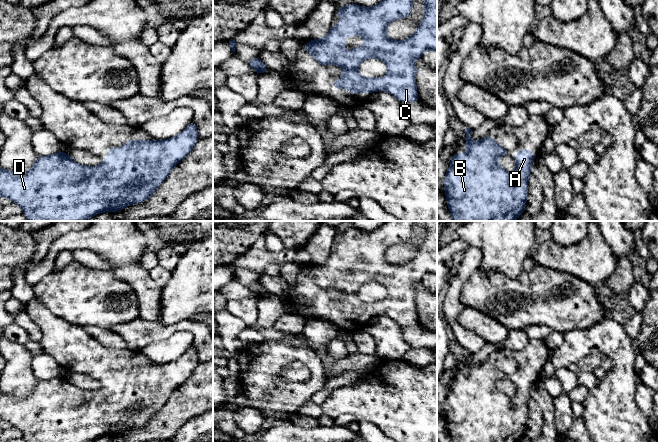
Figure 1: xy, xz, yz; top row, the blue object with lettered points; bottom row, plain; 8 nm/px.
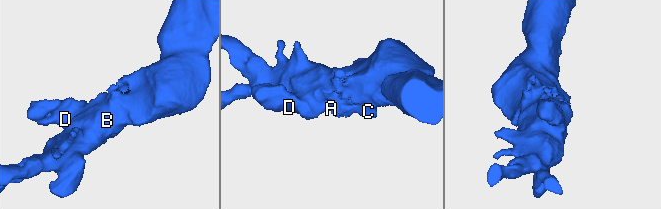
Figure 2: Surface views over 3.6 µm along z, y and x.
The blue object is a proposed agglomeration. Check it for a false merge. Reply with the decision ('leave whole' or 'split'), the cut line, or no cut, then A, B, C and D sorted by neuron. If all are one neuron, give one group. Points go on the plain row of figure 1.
leave whole | no cut | A B C D

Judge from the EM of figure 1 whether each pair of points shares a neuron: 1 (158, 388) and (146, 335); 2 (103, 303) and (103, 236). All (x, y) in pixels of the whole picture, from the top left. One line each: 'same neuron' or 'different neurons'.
1: different neurons
2: different neurons

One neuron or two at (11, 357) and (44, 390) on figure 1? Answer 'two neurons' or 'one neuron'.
two neurons

